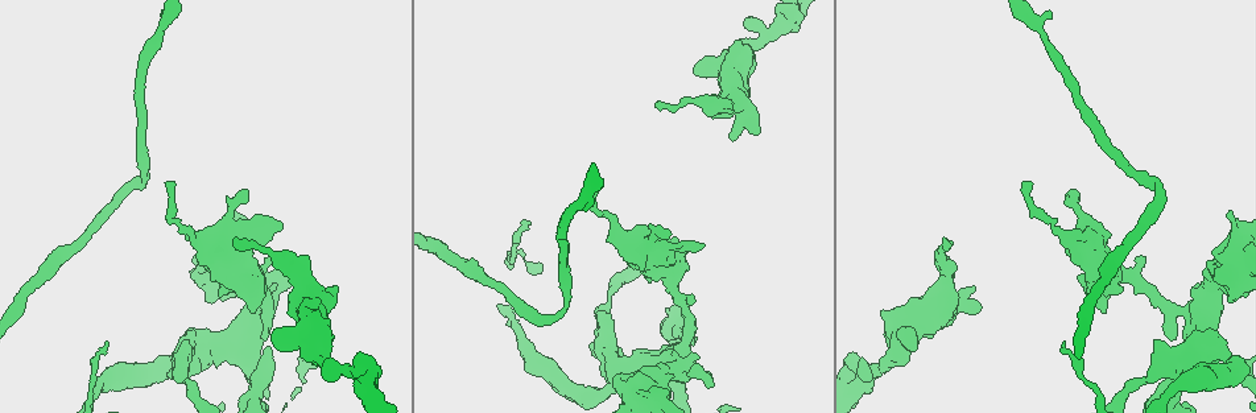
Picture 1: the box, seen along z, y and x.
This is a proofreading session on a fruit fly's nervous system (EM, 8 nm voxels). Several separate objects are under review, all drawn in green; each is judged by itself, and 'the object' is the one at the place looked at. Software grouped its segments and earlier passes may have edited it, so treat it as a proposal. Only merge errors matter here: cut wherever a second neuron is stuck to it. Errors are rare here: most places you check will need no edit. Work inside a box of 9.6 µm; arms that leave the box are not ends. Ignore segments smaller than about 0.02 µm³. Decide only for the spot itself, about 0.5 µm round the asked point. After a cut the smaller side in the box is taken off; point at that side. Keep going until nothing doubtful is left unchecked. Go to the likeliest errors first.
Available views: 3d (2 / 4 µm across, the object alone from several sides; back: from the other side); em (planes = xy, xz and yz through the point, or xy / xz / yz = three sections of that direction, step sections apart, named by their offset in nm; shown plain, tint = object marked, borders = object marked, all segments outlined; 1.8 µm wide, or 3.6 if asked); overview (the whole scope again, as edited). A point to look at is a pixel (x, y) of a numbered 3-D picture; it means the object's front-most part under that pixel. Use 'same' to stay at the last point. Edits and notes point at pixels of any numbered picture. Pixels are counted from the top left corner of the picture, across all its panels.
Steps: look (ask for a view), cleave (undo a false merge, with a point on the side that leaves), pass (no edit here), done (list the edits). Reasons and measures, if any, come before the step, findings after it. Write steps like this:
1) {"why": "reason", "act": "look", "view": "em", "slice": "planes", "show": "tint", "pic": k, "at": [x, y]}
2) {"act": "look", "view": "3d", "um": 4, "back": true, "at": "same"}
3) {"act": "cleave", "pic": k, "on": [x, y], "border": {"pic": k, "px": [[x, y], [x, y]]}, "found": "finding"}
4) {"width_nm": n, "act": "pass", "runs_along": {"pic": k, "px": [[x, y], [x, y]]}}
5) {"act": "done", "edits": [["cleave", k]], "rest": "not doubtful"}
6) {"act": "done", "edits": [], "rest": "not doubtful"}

{"why": "thick turns thin", "act": "look", "view": "em", "slice": "planes", "show": "plain", "pic": 1, "at": [728, 102]}

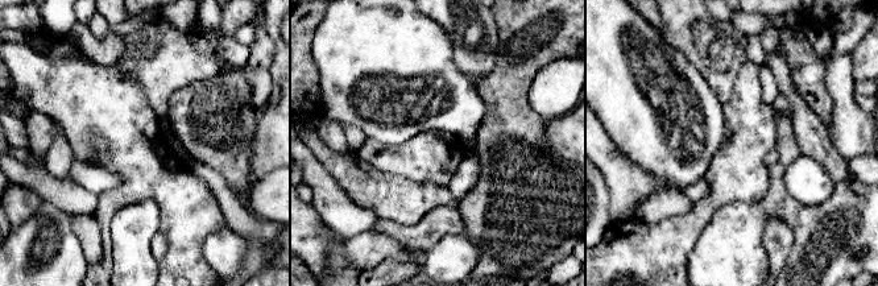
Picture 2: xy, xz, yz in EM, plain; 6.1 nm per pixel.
{"why": "with the object marked", "act": "look", "view": "em", "slice": "planes", "show": "tint", "at": "same"}

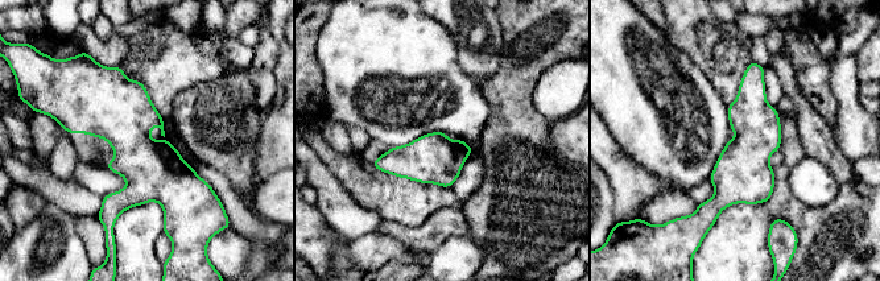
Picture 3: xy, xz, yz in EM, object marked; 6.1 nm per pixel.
{"act": "pass", "runs_along": {"pic": 3, "px": [[752, 66], [752, 147], [710, 218]]}, "found": "all the same neuron"}

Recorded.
{"why": "thick turns thin", "act": "look", "view": "em", "um": 3.6, "slice": "planes", "show": "tint", "pic": 1, "at": [677, 329]}

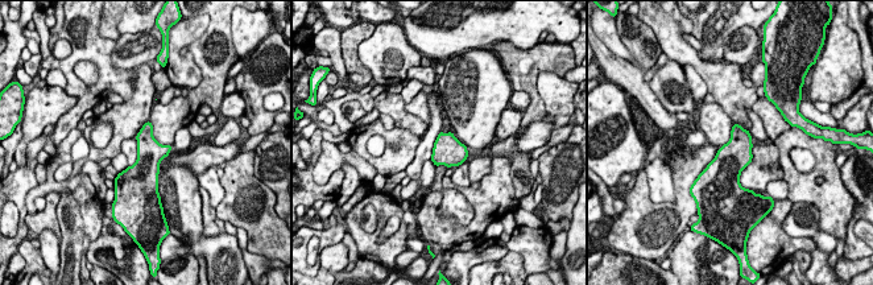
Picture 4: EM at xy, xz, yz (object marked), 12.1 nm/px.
{"act": "pass", "found": "all the same neuron"}

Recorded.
{"why": "sudden change in width", "act": "look", "view": "3d", "um": 4, "pic": 1, "at": [1234, 284]}

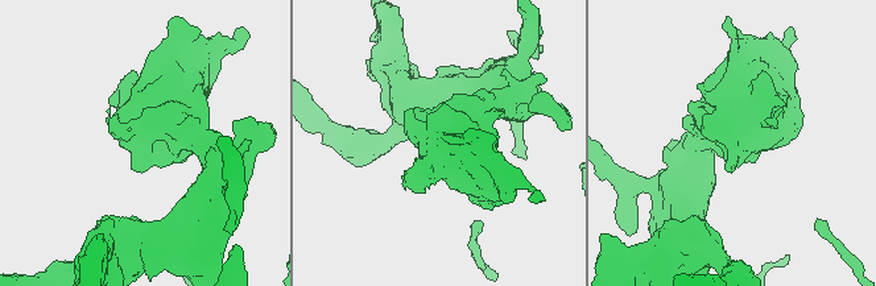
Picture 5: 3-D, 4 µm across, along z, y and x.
{"why": "now the EM", "act": "look", "view": "em", "um": 3.6, "slice": "yz", "step": 8, "show": "tint", "pic": 5, "at": [141, 137]}

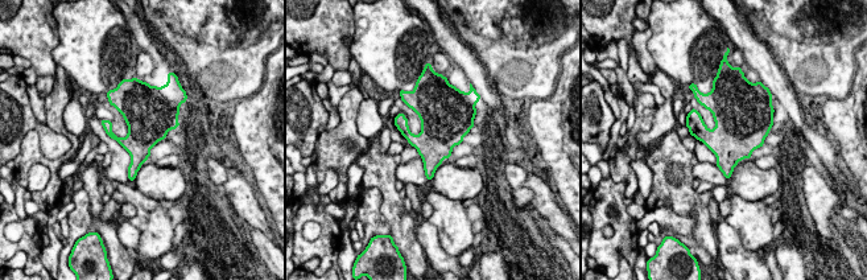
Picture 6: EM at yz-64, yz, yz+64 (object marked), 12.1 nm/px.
{"width_nm": 400, "act": "pass", "found": "one neuron here"}

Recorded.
{"act": "done", "edits": [], "rest": "not doubtful"}

